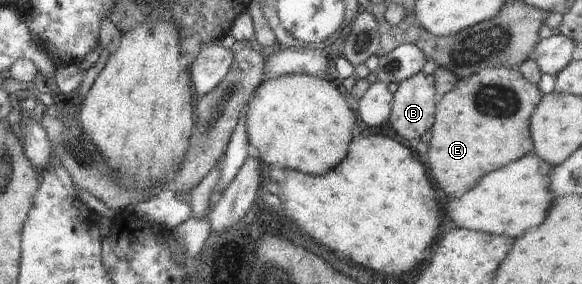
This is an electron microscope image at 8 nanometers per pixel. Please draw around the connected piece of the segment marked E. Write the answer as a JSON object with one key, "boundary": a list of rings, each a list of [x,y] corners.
{"boundary":[[[488,67],[458,80],[449,93],[437,98],[435,123],[430,130],[432,138],[428,143],[428,152],[422,156],[434,185],[452,197],[459,197],[476,188],[485,174],[532,154],[533,138],[529,120],[542,97],[539,86],[529,83],[516,68]]]}

